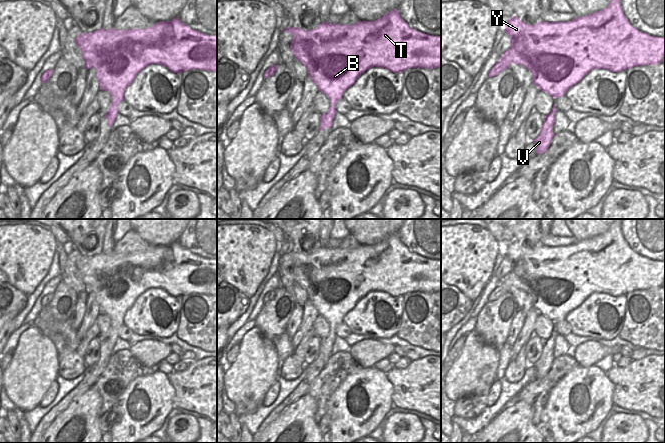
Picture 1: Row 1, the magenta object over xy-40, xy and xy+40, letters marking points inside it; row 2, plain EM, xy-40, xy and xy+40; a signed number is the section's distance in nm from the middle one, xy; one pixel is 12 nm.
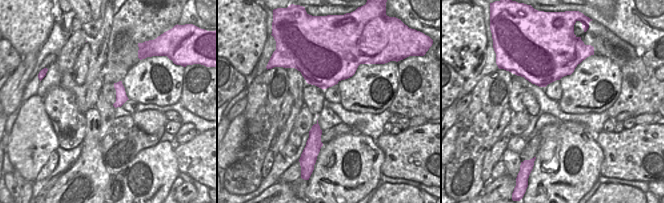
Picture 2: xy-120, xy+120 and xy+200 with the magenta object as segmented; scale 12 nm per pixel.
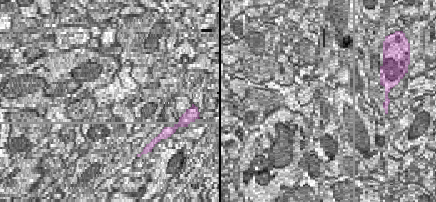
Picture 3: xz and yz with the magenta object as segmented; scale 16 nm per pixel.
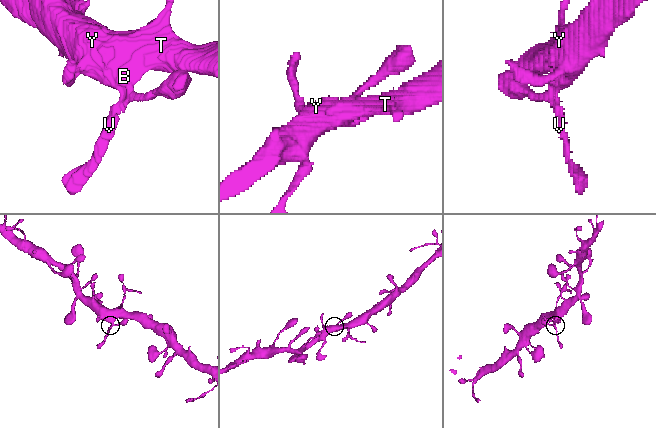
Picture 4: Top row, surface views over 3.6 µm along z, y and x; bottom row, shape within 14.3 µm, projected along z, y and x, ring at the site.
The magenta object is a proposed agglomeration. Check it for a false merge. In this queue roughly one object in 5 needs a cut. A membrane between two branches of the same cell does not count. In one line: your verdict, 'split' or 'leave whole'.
leave whole

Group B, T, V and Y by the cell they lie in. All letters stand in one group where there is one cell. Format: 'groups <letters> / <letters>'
groups B T V Y

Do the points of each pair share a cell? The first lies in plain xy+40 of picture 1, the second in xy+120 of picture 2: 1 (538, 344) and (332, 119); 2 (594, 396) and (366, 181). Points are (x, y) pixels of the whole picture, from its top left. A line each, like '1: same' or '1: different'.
1: different
2: same

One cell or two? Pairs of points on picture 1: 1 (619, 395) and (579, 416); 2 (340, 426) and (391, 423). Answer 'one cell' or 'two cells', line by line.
1: two cells
2: two cells

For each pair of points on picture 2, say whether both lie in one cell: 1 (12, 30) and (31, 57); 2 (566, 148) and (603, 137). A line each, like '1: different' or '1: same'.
1: different
2: different

